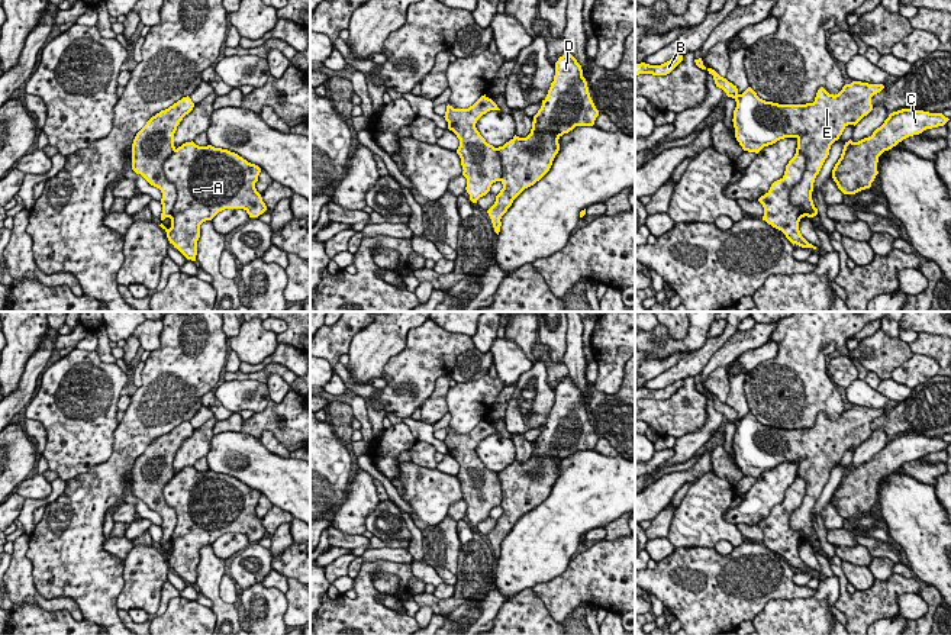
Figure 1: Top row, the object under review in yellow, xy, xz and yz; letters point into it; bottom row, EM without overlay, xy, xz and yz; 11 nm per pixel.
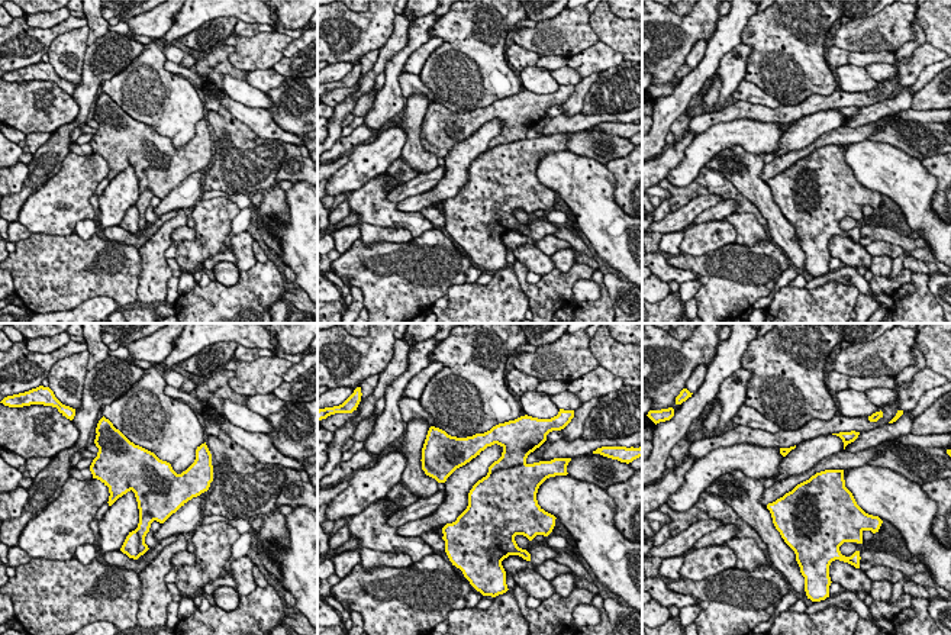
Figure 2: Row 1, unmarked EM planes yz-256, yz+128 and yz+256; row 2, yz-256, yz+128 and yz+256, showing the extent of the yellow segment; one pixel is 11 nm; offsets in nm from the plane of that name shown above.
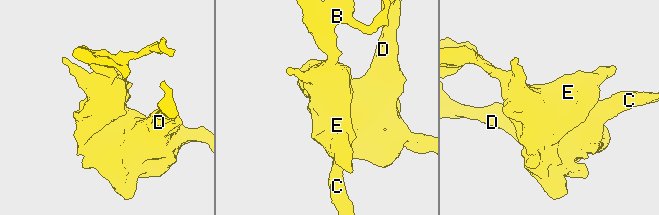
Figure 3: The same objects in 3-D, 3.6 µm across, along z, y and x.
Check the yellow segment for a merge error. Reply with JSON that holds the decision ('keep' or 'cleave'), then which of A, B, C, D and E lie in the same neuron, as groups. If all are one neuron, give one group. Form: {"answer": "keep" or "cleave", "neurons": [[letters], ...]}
{"answer": "cleave", "neurons": [["A", "C", "D"], ["B", "E"]]}

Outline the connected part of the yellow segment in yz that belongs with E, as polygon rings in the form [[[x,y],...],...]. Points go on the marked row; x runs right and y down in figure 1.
[[[702,58],[694,62],[699,68],[707,70],[716,87],[736,101],[732,122],[735,138],[744,151],[758,154],[780,139],[797,139],[796,151],[806,157],[806,171],[790,191],[790,202],[807,217],[816,216],[818,209],[812,200],[813,183],[829,155],[831,145],[848,125],[855,126],[873,110],[871,97],[884,86],[852,81],[835,96],[821,87],[813,103],[778,104],[760,99],[751,87],[739,94],[736,86],[715,70],[706,68]]]

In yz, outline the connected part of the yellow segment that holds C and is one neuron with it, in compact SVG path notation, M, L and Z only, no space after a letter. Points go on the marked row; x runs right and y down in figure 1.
M902 109L889 115L871 136L858 142L845 142L841 158L832 170L832 178L844 194L870 188L877 171L879 157L903 139L926 129L944 126L950 119L942 113Z

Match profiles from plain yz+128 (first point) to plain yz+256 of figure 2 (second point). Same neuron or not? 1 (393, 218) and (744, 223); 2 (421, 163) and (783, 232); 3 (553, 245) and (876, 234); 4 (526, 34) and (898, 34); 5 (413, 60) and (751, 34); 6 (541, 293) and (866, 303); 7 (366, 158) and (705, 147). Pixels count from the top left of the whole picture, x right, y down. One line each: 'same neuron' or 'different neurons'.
1: same neuron
2: same neuron
3: different neurons
4: same neuron
5: different neurons
6: same neuron
7: same neuron

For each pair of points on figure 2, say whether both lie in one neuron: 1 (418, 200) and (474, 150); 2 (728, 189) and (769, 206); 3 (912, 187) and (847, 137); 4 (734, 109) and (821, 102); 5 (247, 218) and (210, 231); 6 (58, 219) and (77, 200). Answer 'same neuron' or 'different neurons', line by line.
1: same neuron
2: different neurons
3: different neurons
4: same neuron
5: different neurons
6: same neuron

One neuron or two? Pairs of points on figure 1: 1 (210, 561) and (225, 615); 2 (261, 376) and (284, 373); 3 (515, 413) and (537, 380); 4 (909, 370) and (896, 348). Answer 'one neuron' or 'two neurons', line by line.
1: one neuron
2: one neuron
3: one neuron
4: two neurons

